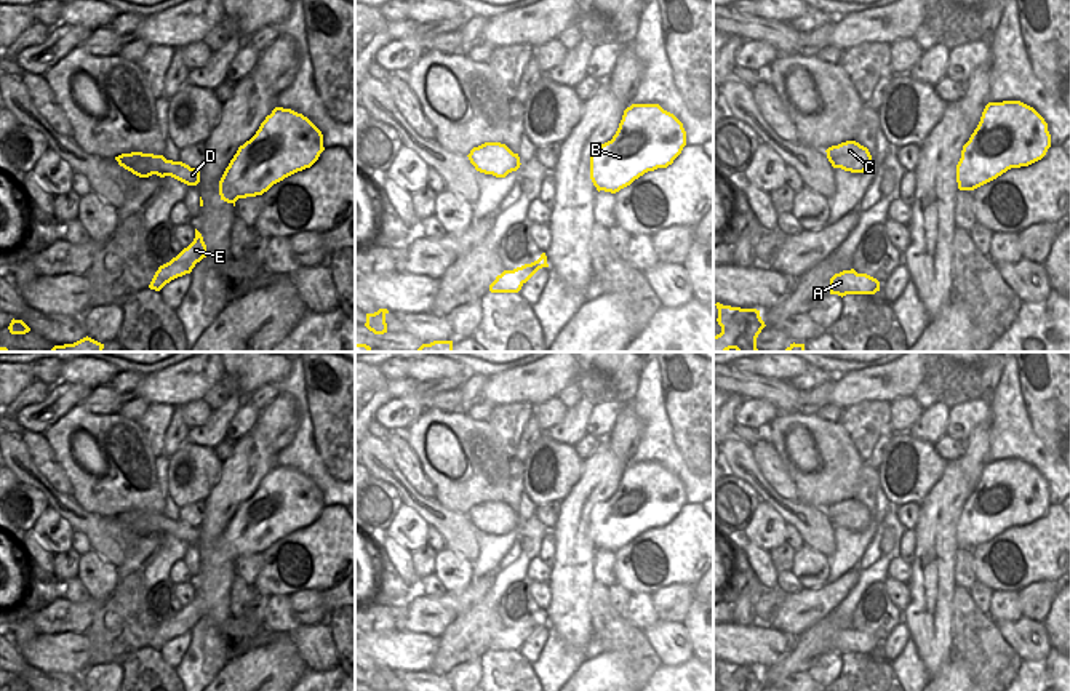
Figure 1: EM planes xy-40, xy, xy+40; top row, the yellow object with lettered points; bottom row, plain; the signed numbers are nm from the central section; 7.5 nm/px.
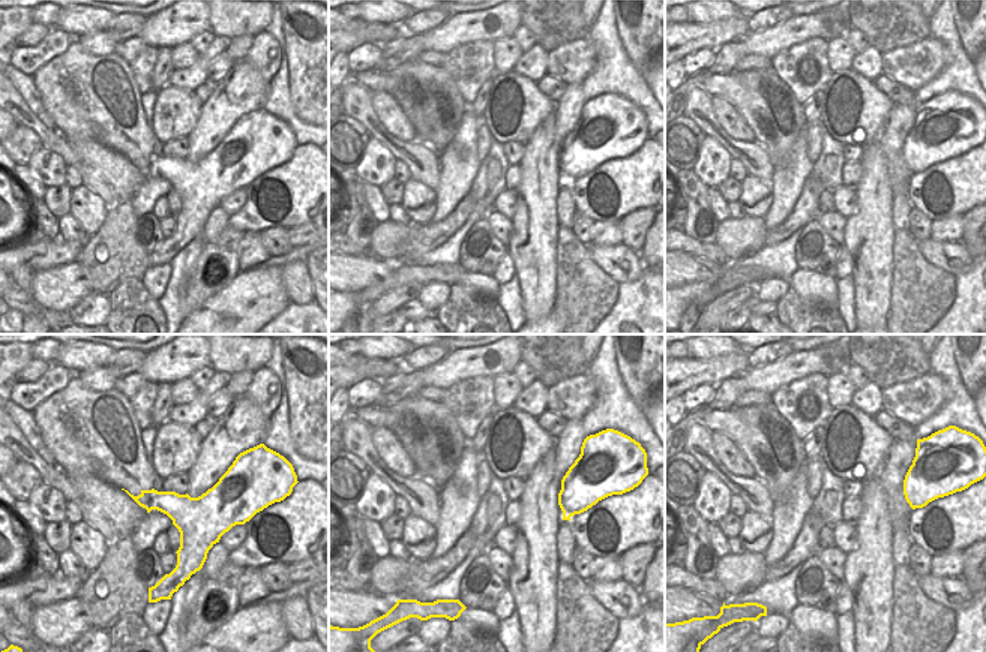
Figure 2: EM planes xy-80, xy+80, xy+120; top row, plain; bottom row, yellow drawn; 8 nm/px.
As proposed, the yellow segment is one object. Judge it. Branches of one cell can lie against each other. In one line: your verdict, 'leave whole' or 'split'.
split

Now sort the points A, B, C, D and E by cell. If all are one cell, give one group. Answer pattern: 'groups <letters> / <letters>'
groups A / B C D E

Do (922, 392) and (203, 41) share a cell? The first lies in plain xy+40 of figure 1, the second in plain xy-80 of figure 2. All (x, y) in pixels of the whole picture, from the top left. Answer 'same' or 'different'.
same

